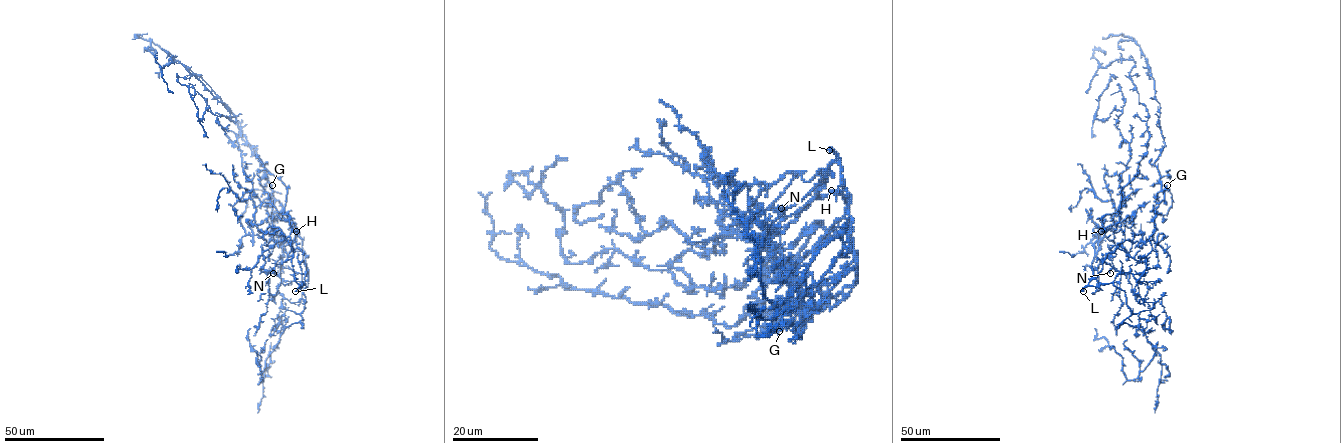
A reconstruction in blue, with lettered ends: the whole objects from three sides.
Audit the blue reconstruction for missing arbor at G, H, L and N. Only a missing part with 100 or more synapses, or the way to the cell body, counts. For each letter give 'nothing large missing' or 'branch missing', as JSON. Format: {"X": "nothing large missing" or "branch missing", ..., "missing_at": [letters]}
{"G": "nothing large missing", "H": "nothing large missing", "L": "branch missing", "N": "nothing large missing", "missing_at": ["L"]}

